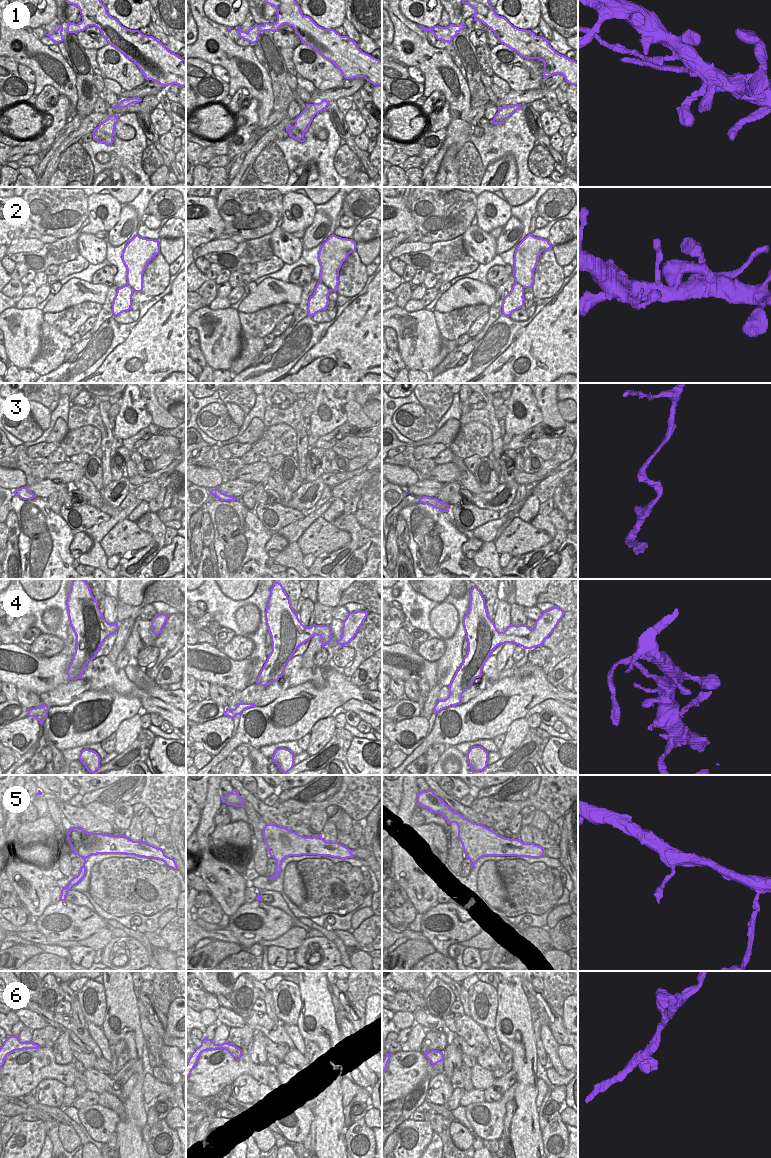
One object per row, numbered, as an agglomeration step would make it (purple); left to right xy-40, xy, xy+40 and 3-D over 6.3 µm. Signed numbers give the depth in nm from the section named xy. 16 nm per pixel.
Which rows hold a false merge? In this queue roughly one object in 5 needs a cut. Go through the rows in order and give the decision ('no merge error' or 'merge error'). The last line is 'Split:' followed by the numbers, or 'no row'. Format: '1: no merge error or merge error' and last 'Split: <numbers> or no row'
1: merge error
2: no merge error
3: no merge error
4: no merge error
5: no merge error
6: no merge error
Split: 1

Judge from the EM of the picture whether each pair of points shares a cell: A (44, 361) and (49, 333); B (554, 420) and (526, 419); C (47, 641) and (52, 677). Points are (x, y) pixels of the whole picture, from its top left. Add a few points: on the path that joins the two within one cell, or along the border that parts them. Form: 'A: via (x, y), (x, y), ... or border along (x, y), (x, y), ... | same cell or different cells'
A: via (51, 355), (54, 351), (52, 340) | same cell
B: border along (535, 398), (541, 412), (542, 421) | different cells
C: border along (30, 651), (48, 657), (59, 654) | different cells

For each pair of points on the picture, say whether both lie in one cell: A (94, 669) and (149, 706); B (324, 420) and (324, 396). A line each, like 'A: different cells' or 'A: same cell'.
A: same cell
B: same cell

